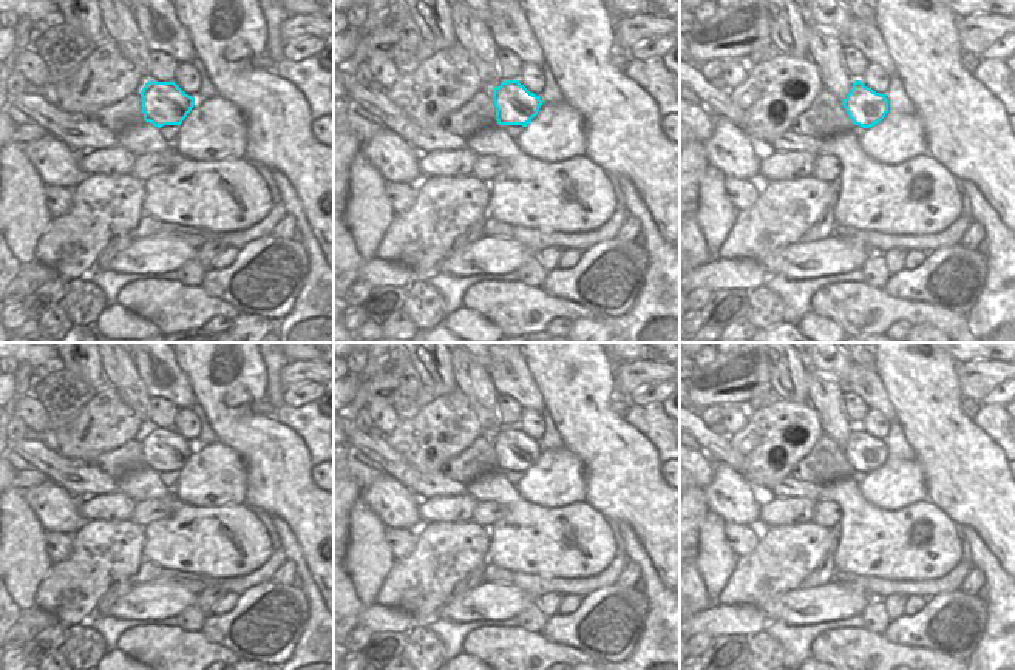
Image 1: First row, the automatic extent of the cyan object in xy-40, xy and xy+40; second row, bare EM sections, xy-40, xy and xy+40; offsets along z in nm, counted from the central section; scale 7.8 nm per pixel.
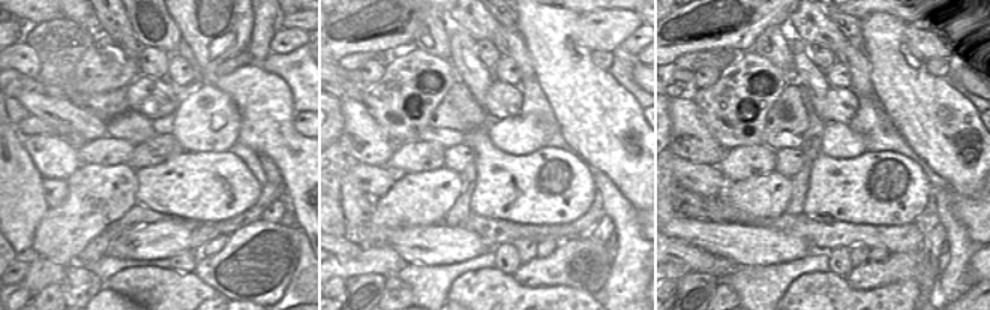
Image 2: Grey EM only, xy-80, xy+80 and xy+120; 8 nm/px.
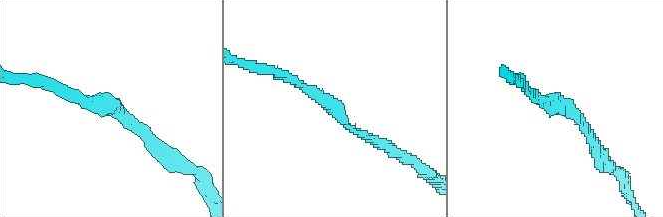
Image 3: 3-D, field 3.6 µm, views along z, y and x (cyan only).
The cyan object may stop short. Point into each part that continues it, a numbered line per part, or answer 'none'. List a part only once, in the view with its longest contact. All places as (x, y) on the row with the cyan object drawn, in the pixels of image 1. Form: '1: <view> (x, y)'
none

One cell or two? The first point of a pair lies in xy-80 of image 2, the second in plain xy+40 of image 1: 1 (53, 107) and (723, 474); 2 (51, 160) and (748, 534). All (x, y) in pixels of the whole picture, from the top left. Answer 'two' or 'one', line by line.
1: two
2: two

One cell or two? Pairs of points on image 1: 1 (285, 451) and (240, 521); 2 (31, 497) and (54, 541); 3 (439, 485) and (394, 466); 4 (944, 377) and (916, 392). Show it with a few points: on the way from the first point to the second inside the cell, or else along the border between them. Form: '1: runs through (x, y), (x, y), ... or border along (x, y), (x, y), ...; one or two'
1: border along (244, 504), (251, 508); two
2: border along (47, 530), (71, 536); two
3: runs through (428, 485), (419, 483), (405, 473); one
4: runs through (938, 377), (932, 377), (923, 386); one

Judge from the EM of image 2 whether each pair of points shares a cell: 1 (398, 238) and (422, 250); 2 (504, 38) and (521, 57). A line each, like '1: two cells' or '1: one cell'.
1: one cell
2: one cell

